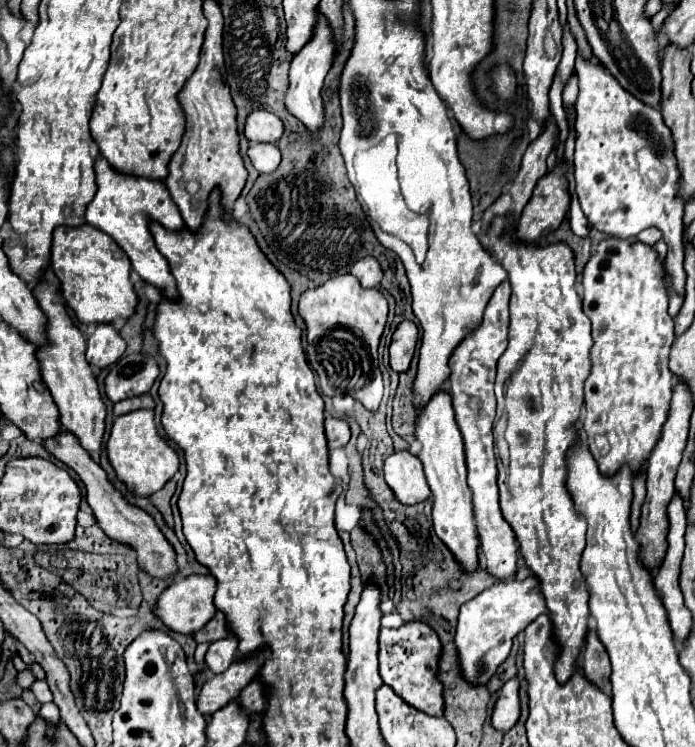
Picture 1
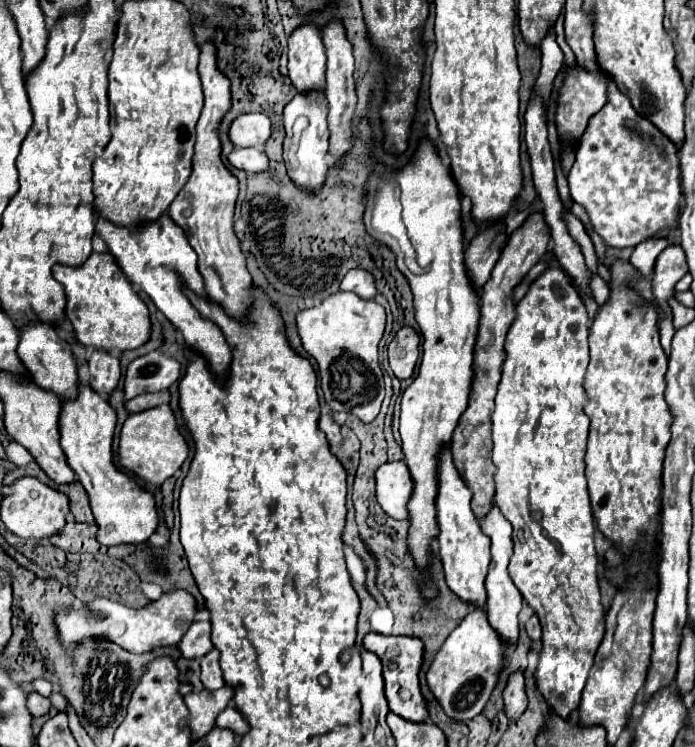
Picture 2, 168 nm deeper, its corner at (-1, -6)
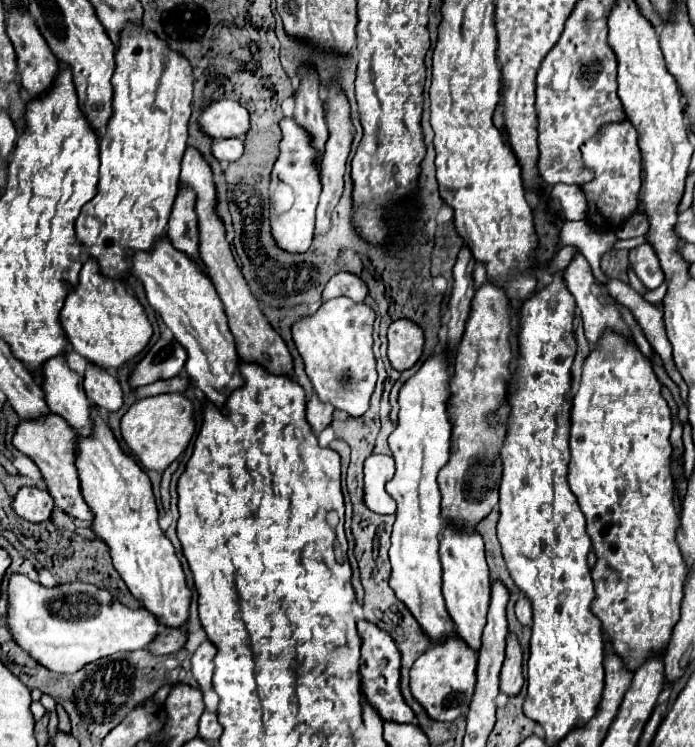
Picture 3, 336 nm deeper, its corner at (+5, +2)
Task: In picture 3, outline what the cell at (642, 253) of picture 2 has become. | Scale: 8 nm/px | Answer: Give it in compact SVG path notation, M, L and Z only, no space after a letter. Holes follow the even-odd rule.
M641 244L629 252L631 266L637 274L637 278L643 282L647 290L655 290L663 284L665 276L661 276L661 266L657 260L657 254L649 244Z

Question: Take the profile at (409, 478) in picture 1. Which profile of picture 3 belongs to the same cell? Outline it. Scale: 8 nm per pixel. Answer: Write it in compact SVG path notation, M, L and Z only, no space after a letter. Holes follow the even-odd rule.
M369 456L365 460L363 502L375 514L395 514L395 500L387 494L385 482L393 478L391 456Z

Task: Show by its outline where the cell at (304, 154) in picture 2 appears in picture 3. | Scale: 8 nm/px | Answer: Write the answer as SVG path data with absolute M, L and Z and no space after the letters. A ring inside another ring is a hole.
M283 118L281 130L283 130L281 154L271 172L271 186L275 186L277 182L287 184L293 190L295 202L293 202L291 210L287 210L281 216L275 216L275 210L271 210L271 236L281 250L297 254L297 252L307 252L311 248L313 226L315 226L315 208L317 208L317 200L319 200L319 192L321 192L321 182L319 182L317 164L313 164L313 146L309 144L309 134L303 132L303 128L297 126L293 118Z

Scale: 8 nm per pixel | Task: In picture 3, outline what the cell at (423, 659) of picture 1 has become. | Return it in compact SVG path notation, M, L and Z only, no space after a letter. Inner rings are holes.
M367 620L357 622L357 632L363 640L361 644L361 690L365 700L377 710L383 722L397 722L397 724L411 724L415 720L413 710L405 704L401 690L399 690L399 668L401 668L401 652L393 644L391 636L377 628Z

